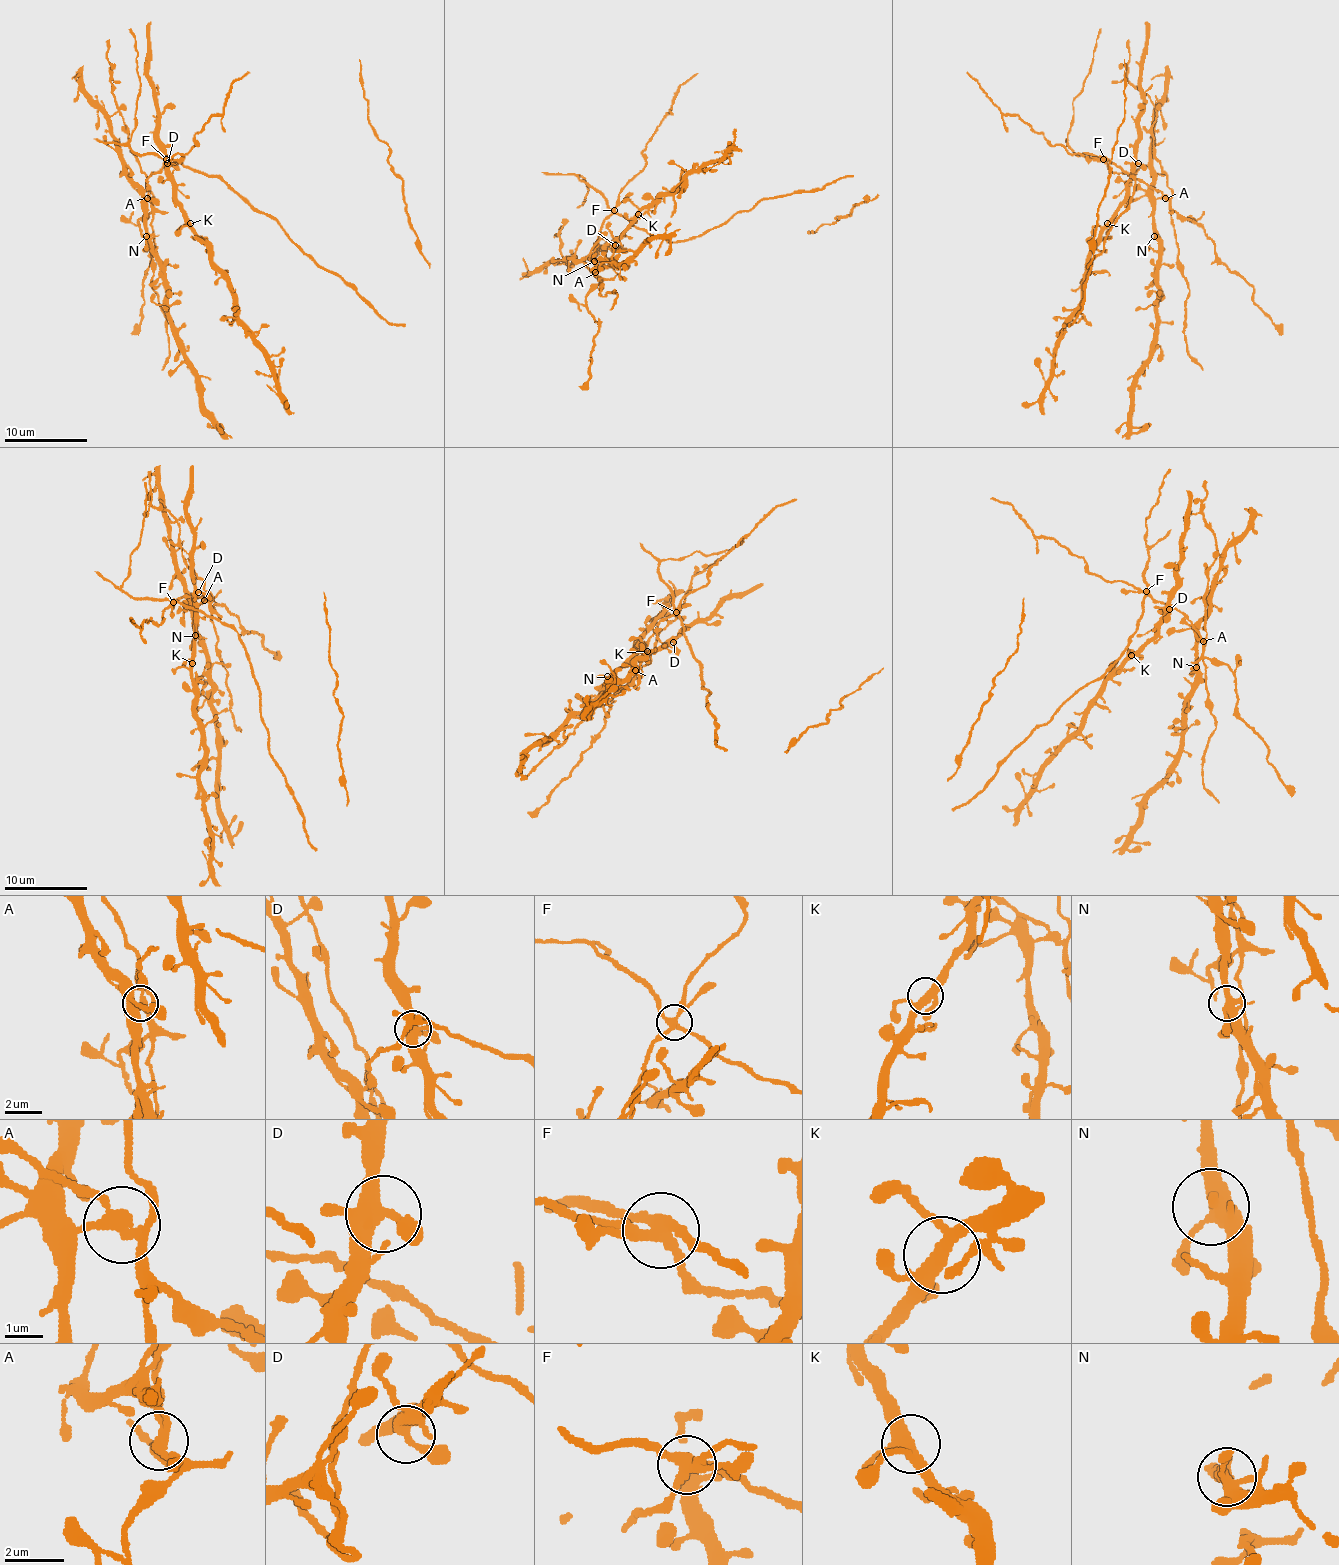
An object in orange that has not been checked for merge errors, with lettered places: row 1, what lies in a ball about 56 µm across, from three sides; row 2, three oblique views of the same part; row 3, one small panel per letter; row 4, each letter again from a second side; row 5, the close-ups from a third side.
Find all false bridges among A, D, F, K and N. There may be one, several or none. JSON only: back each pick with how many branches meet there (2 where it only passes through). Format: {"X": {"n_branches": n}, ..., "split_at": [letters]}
{"A": {"n_branches": 4}, "F": {"n_branches": 4}, "split_at": ["A", "F"]}

